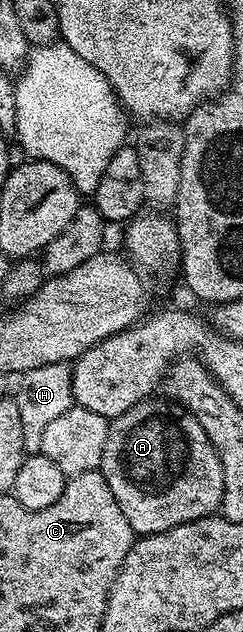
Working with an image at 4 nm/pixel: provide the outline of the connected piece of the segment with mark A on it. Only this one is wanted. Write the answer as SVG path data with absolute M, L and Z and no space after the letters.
M153 401L136 403L133 409L129 409L115 419L110 420L101 468L105 481L109 481L109 489L113 489L113 497L117 497L117 505L121 505L121 513L125 513L125 521L129 521L129 525L135 530L136 536L139 537L165 533L177 525L185 525L189 521L204 519L206 515L216 514L223 505L223 470L221 469L221 461L217 457L215 446L209 441L205 429L201 429L197 417L193 417L186 407L180 407L174 401L162 401L163 403L151 402Z

